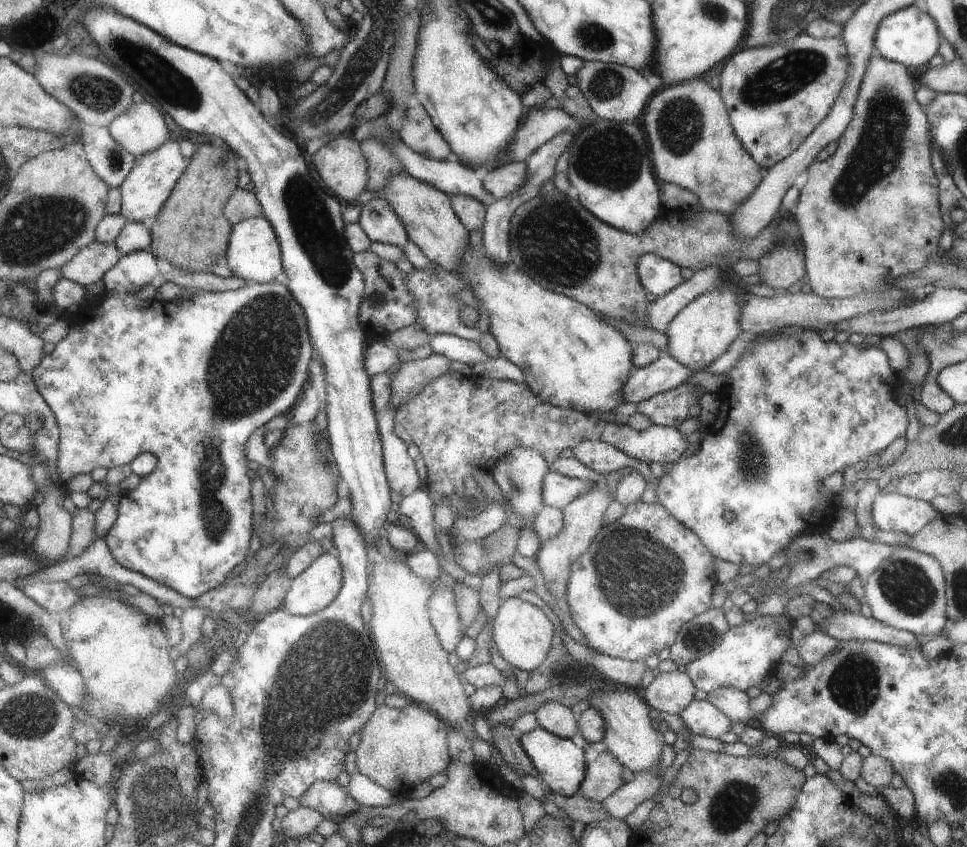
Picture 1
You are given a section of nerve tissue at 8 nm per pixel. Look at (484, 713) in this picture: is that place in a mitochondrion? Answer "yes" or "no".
no

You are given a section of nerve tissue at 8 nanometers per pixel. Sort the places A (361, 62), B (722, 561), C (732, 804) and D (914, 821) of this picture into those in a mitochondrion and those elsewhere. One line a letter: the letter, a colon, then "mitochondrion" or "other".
A: mitochondrion
B: other
C: mitochondrion
D: other

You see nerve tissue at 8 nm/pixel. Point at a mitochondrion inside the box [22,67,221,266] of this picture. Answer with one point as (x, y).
(99, 94)

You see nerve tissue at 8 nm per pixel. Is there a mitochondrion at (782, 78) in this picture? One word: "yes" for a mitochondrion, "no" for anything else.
yes

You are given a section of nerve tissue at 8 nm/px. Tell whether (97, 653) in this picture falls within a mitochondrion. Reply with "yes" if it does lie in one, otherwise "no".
no

